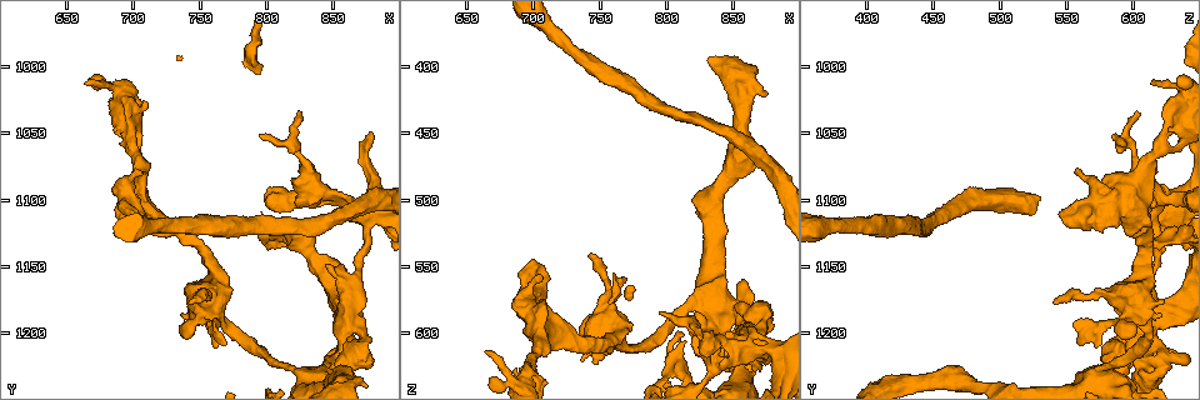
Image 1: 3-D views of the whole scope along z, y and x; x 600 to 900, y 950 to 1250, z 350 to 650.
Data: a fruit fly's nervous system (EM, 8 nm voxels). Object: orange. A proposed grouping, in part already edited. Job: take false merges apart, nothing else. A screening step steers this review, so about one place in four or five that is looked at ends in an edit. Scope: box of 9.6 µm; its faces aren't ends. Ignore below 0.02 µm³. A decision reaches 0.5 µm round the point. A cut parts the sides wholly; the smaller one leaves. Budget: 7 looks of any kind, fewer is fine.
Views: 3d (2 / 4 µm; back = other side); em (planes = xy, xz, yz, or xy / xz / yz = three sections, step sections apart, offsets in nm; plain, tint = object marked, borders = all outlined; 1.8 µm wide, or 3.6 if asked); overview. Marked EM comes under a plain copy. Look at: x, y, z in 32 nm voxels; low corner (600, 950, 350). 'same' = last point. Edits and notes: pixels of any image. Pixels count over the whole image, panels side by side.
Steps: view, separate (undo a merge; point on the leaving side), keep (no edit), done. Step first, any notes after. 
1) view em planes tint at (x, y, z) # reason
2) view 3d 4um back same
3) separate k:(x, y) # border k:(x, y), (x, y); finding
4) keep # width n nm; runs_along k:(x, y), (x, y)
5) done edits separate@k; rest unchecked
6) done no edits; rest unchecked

view 3d 4um at (834, 1100, 626) # abrupt turn

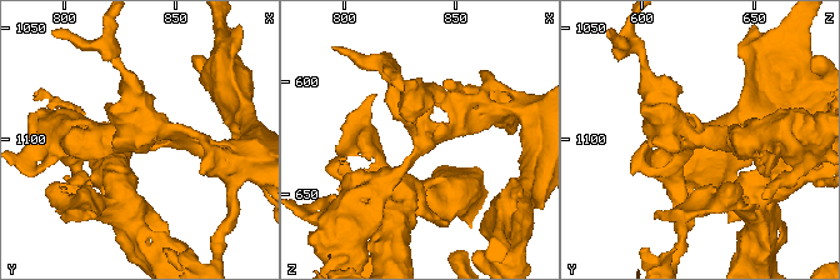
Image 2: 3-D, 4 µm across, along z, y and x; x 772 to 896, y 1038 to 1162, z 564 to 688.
view em 3.6um yz step 16 tint at (837, 1100, 625) # need the tissue

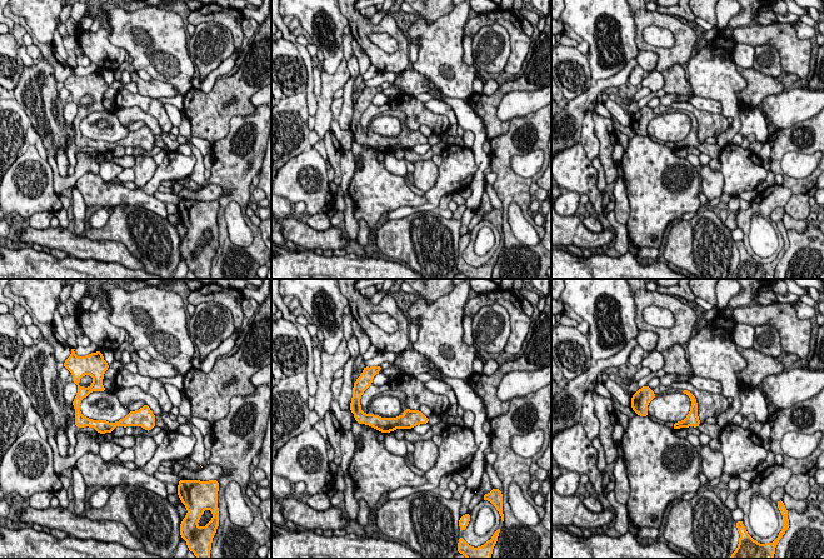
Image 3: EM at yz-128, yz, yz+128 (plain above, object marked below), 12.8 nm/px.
view em 3.6um planes tint same

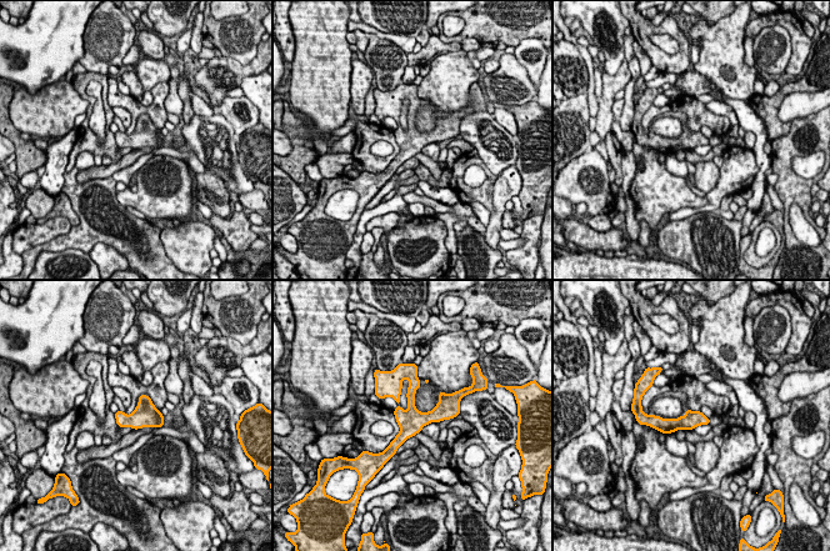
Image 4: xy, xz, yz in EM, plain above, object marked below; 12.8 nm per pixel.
keep # runs_along 4:(411, 384), (410, 425), (393, 449); one neuron here

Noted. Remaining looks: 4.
view em planes tint at (754, 1172, 572) # calibre changes

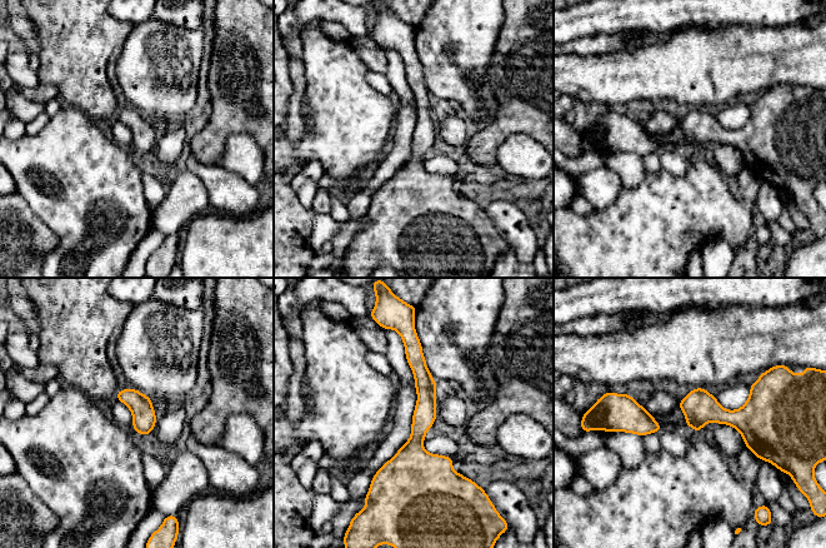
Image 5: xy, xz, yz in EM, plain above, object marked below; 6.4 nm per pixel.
keep # runs_along 5:(408, 343), (424, 380), (420, 493); continuous, no second neuron

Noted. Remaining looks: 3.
view 3d 4um at (702, 1096, 592) # abrupt turn

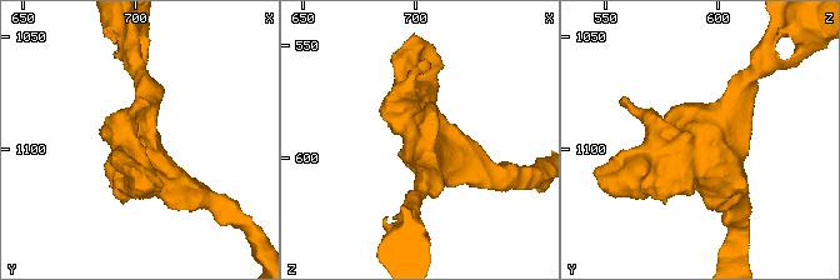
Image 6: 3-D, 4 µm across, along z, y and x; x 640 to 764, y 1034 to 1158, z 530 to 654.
view em 3.6um xz step 4 tint at (701, 1096, 591) # shape alone is not enough

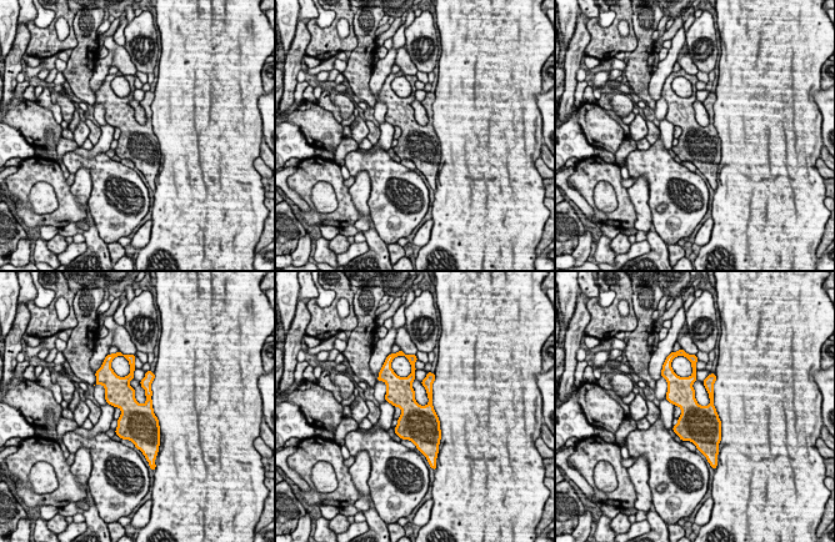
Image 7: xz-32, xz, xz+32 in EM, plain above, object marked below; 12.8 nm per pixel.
view em 3.6um planes tint same

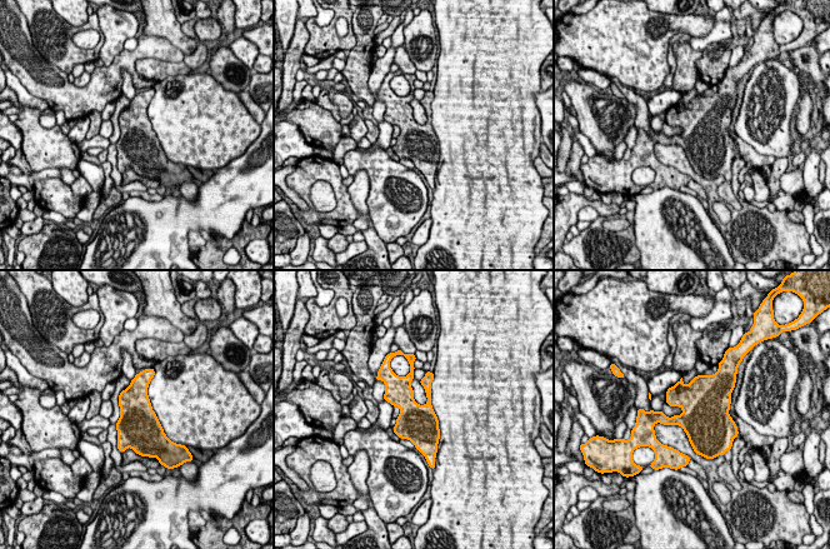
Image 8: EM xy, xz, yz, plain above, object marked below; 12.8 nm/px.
keep # all the same neuron

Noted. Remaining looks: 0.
done no edits; rest unchecked

